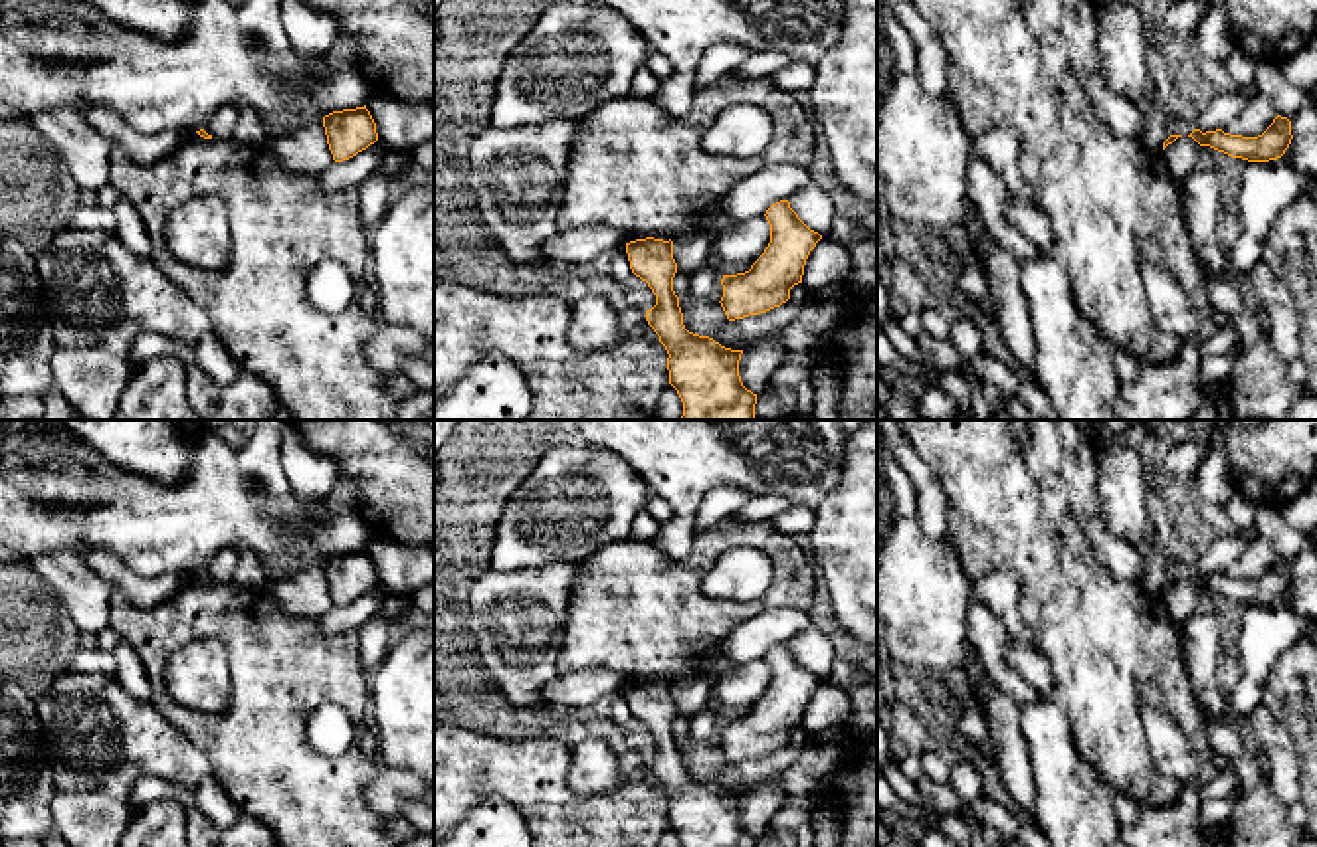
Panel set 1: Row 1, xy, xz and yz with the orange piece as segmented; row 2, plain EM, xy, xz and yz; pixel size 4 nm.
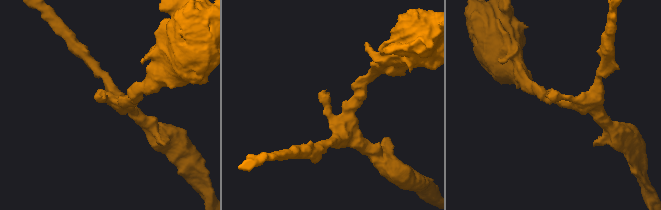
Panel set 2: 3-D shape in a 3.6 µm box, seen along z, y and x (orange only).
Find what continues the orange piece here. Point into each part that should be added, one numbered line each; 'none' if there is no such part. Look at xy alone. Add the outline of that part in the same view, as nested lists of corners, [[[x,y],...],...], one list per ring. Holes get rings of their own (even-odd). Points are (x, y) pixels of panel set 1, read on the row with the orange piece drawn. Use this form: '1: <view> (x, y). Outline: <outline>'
1: xy (222, 123). Outline: [[[230,103],[220,107],[210,121],[204,125],[204,131],[212,139],[228,141],[234,137],[234,129],[238,123],[238,109]]]

